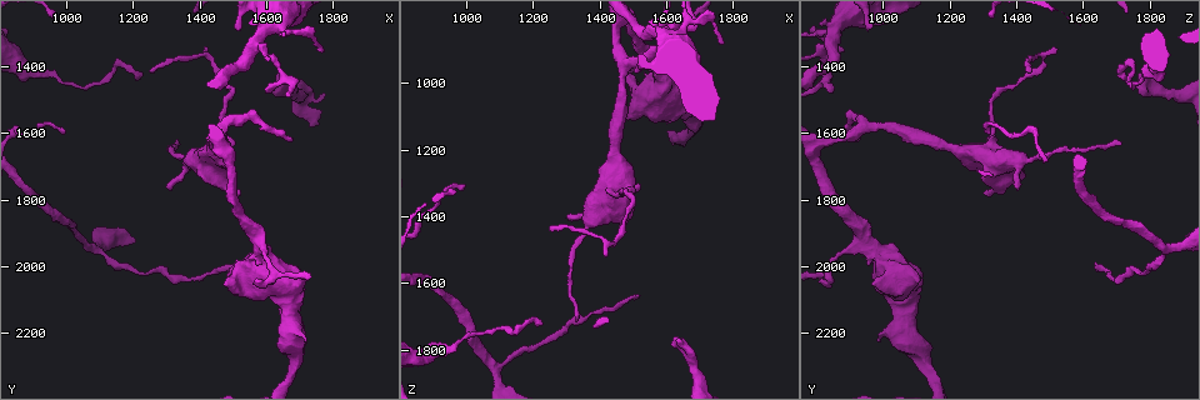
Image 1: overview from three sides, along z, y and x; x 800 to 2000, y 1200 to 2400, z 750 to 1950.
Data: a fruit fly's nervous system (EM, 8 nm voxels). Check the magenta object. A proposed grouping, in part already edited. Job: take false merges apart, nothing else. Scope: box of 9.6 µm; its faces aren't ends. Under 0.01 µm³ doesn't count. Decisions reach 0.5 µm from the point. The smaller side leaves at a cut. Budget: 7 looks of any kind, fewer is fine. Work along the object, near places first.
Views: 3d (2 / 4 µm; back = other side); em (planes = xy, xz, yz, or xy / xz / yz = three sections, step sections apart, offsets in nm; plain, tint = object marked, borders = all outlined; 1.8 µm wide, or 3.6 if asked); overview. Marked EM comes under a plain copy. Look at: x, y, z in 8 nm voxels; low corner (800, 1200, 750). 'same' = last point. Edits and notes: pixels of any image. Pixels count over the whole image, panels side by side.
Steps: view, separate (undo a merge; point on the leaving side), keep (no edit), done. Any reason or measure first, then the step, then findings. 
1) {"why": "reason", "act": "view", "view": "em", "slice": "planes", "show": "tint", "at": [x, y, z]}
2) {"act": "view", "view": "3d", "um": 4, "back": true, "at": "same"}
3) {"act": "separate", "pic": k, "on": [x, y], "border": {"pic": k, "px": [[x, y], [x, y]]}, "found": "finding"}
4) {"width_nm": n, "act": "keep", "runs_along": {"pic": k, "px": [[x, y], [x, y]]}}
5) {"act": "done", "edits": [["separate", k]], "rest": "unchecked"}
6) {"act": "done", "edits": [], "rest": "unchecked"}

{"why": "small branch off a trunk", "act": "view", "view": "3d", "um": 4, "at": [1570, 1330, 840]}

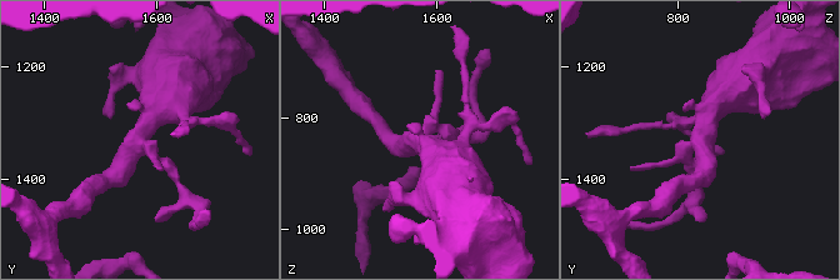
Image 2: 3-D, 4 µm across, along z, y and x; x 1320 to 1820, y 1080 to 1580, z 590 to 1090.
{"act": "view", "view": "em", "slice": "planes", "show": "tint", "at": [1570, 1335, 840]}

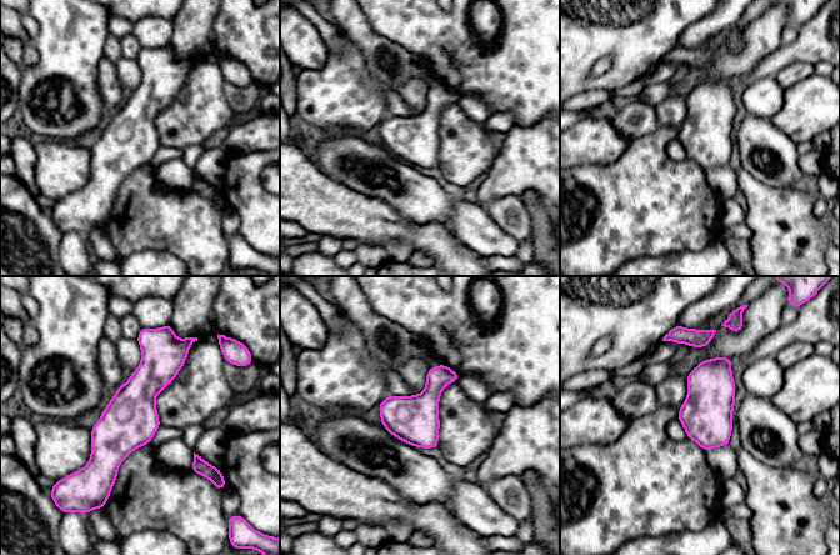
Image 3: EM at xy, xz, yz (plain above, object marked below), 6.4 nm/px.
{"act": "keep", "runs_along": {"pic": 3, "px": [[146, 341], [109, 484]]}, "found": "continuous, no second cell"}

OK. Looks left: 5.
{"why": "three-way junction", "act": "view", "view": "em", "um": 3.6, "slice": "yz", "step": 16, "show": "tint", "at": [1570, 1940, 960]}

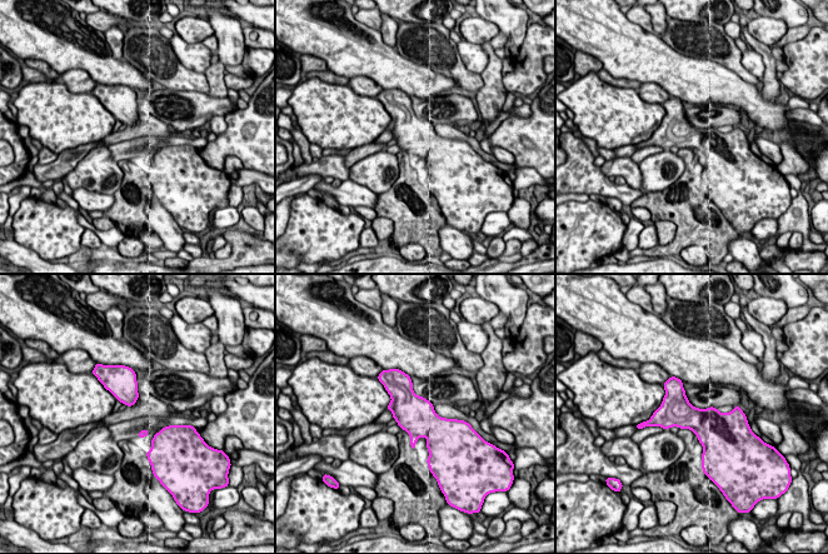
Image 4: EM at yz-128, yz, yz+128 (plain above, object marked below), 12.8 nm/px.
{"act": "view", "view": "em", "um": 3.6, "slice": "planes", "show": "tint", "at": "same"}

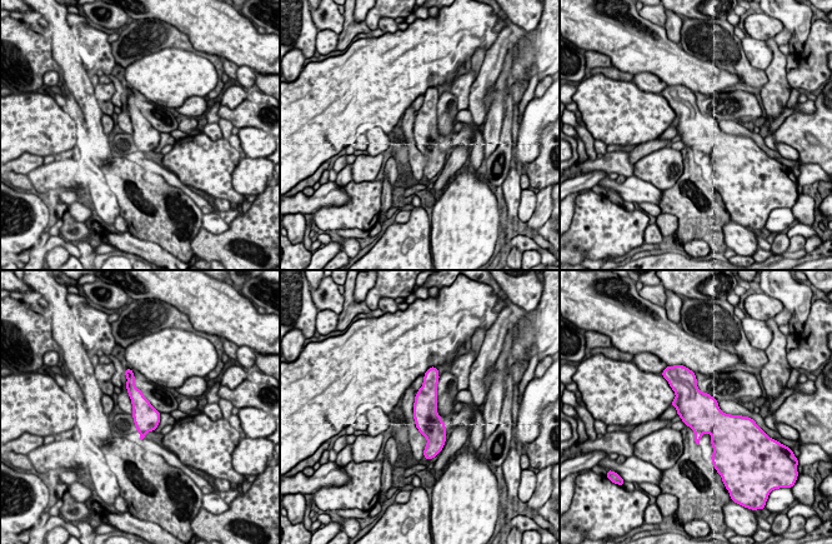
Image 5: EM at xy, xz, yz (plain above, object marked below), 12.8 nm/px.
{"act": "keep", "runs_along": {"pic": 5, "px": [[427, 375], [431, 444]]}, "found": "continuous, no second cell"}

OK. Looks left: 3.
{"why": "abrupt turn", "act": "view", "view": "em", "slice": "xy", "step": 4, "show": "tint", "at": [1650, 1460, 1790]}

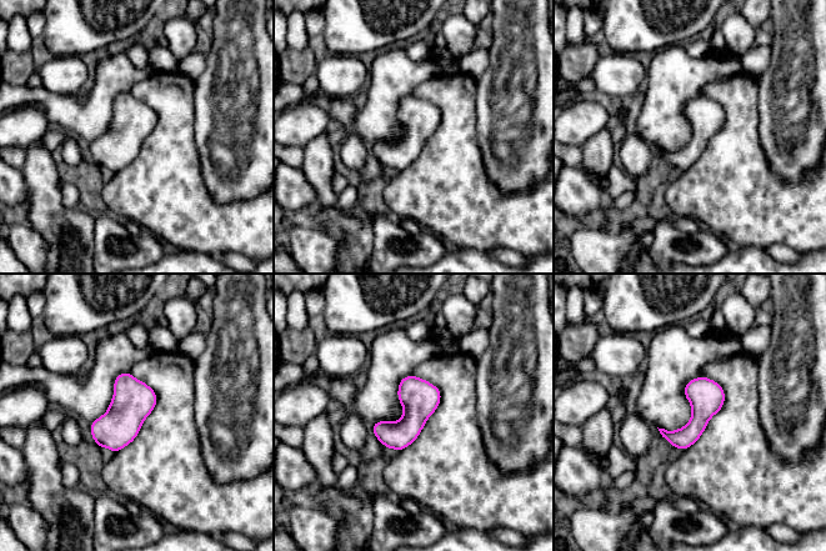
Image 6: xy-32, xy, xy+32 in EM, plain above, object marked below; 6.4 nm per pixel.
{"why": "cut it another way", "act": "view", "view": "em", "slice": "planes", "show": "tint", "at": "same"}

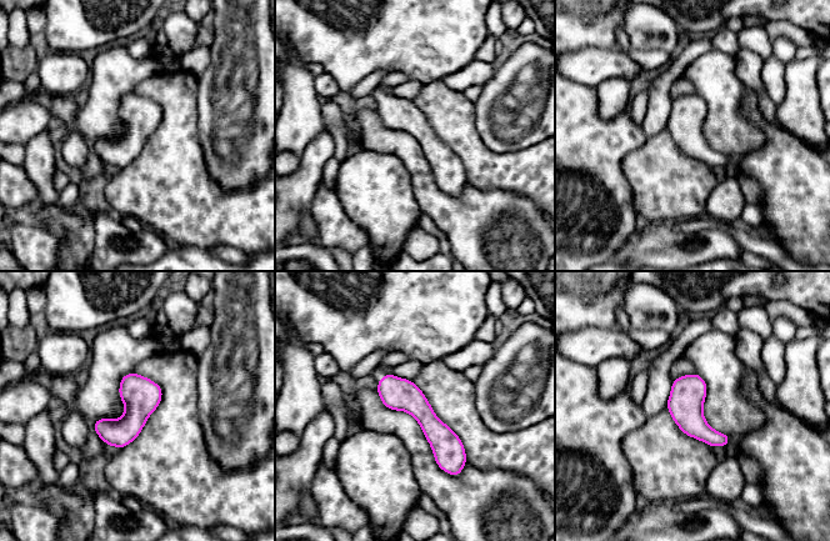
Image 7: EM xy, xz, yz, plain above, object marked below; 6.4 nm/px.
{"width_nm": 220, "act": "keep", "found": "continuous, no second cell"}

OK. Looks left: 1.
{"act": "done", "edits": [], "rest": "unchecked"}

